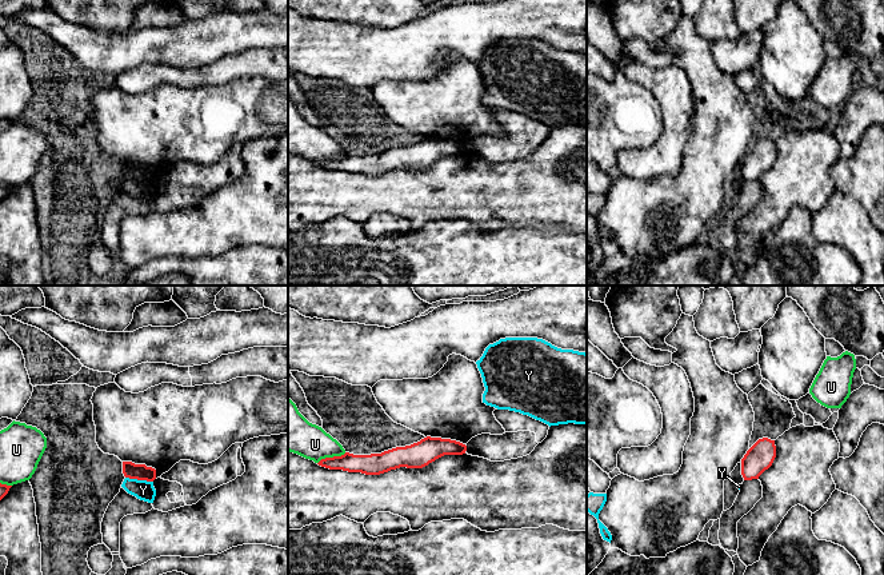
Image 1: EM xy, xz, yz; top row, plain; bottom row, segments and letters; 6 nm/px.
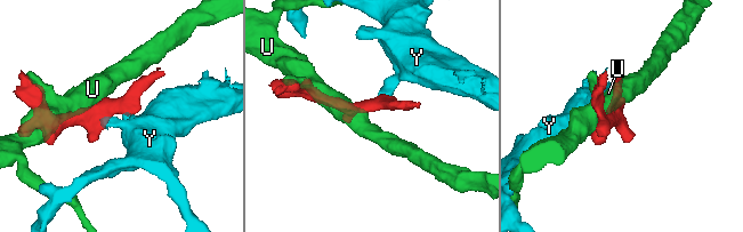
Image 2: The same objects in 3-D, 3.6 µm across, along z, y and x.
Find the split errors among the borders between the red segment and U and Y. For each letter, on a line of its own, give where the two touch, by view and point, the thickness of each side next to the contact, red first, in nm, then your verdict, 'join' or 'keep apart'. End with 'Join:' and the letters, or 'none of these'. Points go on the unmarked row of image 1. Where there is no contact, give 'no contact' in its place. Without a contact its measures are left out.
U: xz (331, 159) | 130/220 nm | keep apart
Y: xy (139, 180) | 100/120 nm | keep apart
Join: none of these

